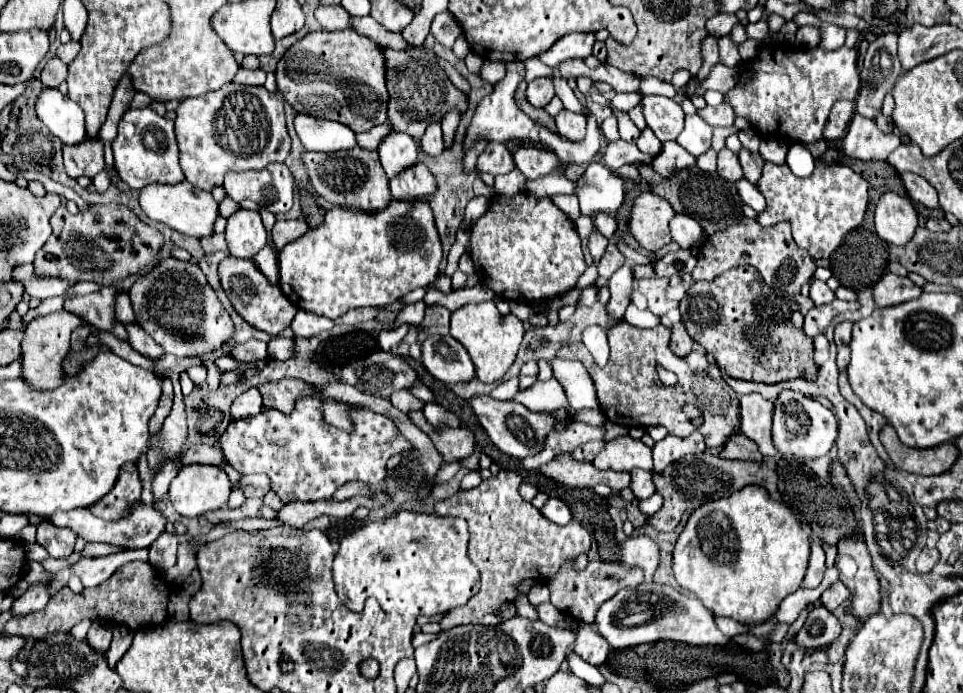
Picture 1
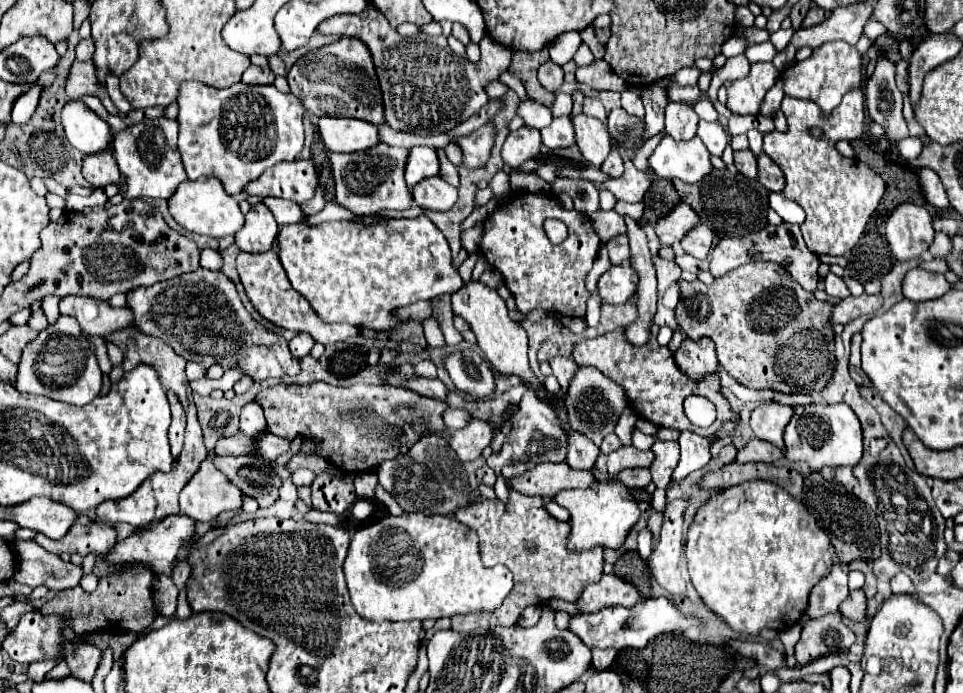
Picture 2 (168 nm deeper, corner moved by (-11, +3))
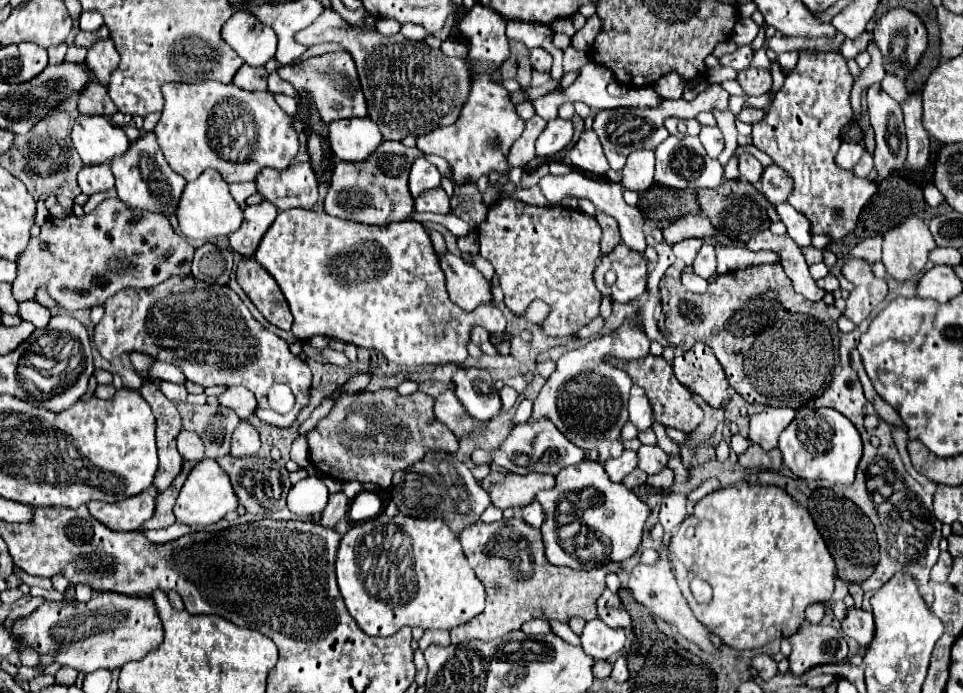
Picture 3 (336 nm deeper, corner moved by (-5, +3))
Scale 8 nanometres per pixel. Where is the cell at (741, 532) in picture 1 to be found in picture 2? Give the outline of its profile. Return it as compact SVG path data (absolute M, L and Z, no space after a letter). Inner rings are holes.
M744 482L742 486L734 486L730 490L722 490L718 494L718 498L714 500L708 500L694 516L690 528L688 528L688 534L686 534L686 560L688 560L688 574L690 574L690 580L698 592L698 596L702 598L702 602L714 612L718 614L734 632L740 632L740 634L750 634L750 636L758 636L760 630L764 628L774 628L774 630L786 630L790 626L794 626L806 606L808 606L808 594L810 590L814 588L814 584L818 584L828 572L830 572L830 566L834 564L834 552L832 552L832 544L830 544L830 538L824 534L824 530L820 530L820 526L816 524L816 520L812 518L812 514L806 510L806 506L798 500L794 500L784 488L776 486L776 484L770 484L770 482Z

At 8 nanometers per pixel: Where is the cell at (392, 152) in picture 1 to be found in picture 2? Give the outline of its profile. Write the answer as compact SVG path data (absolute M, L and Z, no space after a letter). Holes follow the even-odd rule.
M416 146L410 150L410 158L406 164L406 182L408 186L416 186L424 178L440 174L440 160L436 150L426 146Z

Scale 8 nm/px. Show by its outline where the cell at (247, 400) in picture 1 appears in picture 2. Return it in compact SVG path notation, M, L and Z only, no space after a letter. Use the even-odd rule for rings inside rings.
M250 402L242 408L242 416L240 416L240 430L242 434L254 438L258 432L266 430L266 420L264 420L264 410L260 404Z

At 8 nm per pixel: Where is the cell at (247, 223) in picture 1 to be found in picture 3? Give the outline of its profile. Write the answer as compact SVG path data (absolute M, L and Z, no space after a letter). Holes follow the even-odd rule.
M262 200L256 206L248 206L244 210L244 222L242 222L242 226L228 236L230 246L238 254L242 254L246 258L254 256L254 252L258 250L264 234L272 226L276 214L278 214L276 206L270 204L268 200Z

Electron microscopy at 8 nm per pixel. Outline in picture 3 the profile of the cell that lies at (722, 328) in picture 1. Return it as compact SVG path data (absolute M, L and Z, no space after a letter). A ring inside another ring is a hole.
M758 264L718 276L710 282L708 292L704 294L694 294L682 288L678 282L678 268L672 266L660 280L660 294L662 316L658 320L658 328L668 338L670 346L680 350L688 350L696 342L710 346L726 372L728 384L748 402L798 408L818 396L828 382L838 356L840 330L836 320L842 312L834 304L824 304L822 300L808 302L804 296L796 294L780 264Z

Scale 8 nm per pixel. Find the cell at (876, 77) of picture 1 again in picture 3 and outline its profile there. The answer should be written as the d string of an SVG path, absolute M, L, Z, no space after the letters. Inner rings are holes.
M880 84L868 88L868 116L874 128L874 162L880 174L878 180L886 178L892 170L904 168L906 146L904 146L904 120L900 106L892 100Z

